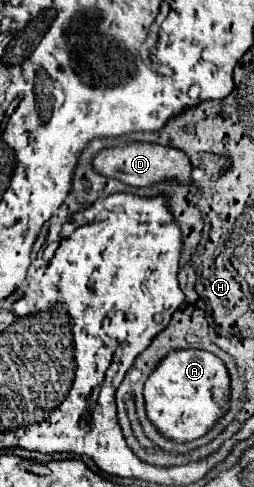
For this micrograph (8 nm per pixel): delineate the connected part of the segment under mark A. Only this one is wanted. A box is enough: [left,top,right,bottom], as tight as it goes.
[145,350,231,444]

